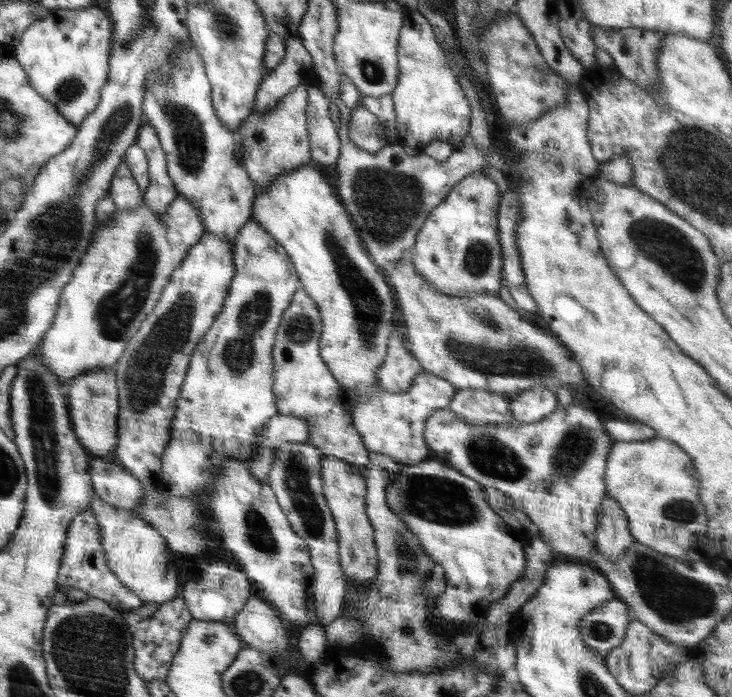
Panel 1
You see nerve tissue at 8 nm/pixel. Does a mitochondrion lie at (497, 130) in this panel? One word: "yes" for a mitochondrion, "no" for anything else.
no

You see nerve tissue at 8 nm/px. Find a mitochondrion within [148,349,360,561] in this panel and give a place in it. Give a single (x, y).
(295, 478)

